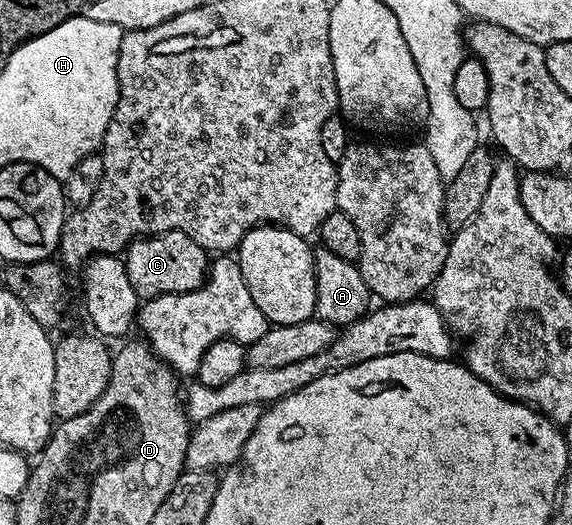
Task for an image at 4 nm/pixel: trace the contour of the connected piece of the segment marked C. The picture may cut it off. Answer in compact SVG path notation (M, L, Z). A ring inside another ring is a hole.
M162 232L131 241L125 249L123 265L140 301L152 300L165 294L200 288L209 275L209 253L184 232Z

